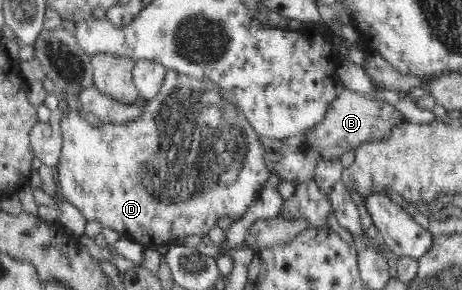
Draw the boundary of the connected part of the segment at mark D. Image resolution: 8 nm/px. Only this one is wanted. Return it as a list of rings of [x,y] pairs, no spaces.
[[[166,69],[166,75],[159,92],[148,99],[146,107],[143,108],[143,114],[136,121],[127,121],[126,123],[113,123],[110,121],[102,122],[98,127],[94,127],[77,111],[67,111],[67,116],[61,120],[62,130],[62,153],[57,164],[57,180],[61,196],[65,201],[70,202],[81,210],[85,220],[98,220],[103,227],[116,230],[121,236],[139,243],[144,247],[155,248],[163,245],[172,245],[179,238],[186,238],[191,234],[207,234],[217,218],[238,218],[249,210],[251,202],[257,198],[261,192],[263,184],[269,177],[269,166],[267,166],[266,151],[262,149],[260,137],[246,119],[243,111],[234,101],[235,96],[227,89],[219,87],[217,83],[208,80],[197,80],[196,78],[181,74],[171,69]]]

